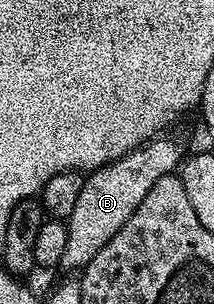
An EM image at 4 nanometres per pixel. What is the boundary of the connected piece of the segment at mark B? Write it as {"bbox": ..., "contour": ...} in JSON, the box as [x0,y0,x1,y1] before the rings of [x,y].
{"bbox":[60,136,183,271],"contour":[[[158,136],[136,146],[119,160],[100,166],[85,178],[83,192],[79,192],[79,200],[67,220],[69,235],[67,248],[63,251],[60,269],[80,271],[131,220],[131,212],[143,204],[143,196],[155,188],[155,183],[163,176],[174,173],[183,161],[181,146],[170,136]]]}

